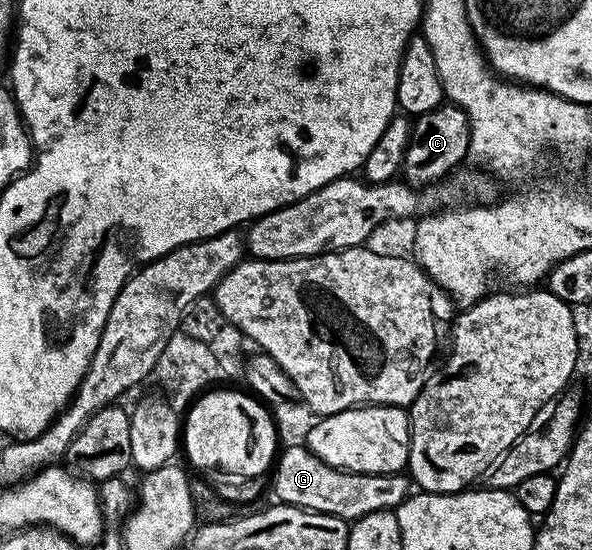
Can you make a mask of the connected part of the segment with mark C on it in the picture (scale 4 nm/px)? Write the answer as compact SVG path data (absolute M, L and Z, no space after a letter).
M442 105L431 109L431 113L416 116L412 125L403 168L404 182L417 189L433 185L444 180L448 171L453 171L461 162L466 162L469 153L469 118L463 108Z

